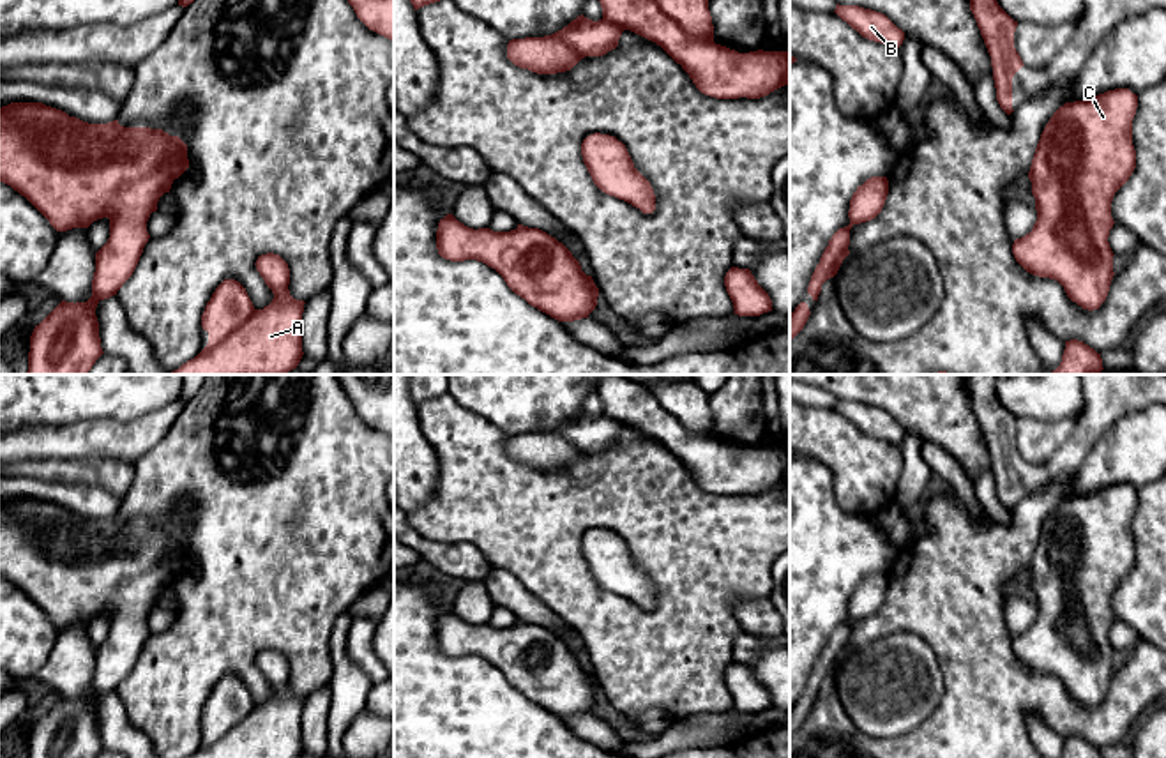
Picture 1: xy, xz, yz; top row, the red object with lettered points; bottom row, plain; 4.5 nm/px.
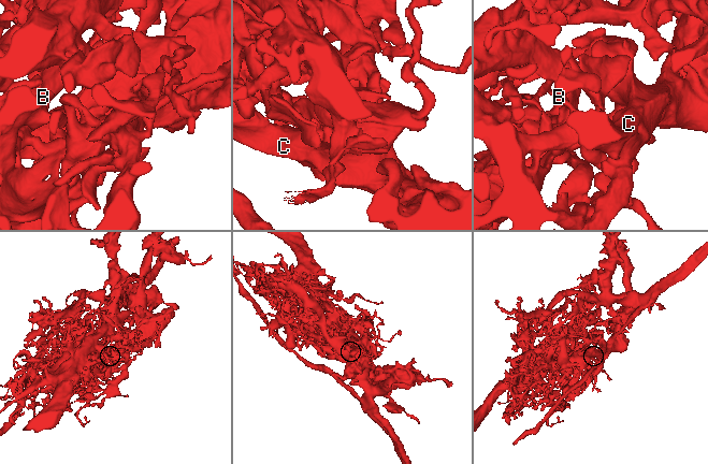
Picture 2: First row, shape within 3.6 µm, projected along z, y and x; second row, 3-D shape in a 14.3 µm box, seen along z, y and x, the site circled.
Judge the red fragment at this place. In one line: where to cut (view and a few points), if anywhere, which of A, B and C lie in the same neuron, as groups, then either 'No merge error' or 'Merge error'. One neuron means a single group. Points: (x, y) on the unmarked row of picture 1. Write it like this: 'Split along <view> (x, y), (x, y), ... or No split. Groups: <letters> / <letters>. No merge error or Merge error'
Split along yz (1036, 598), (1043, 612), (1096, 598), (1113, 619). Groups: A B / C. Merge error

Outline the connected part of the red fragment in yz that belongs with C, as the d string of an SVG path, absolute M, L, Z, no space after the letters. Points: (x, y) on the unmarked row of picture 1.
M1115 484L1053 509L1028 567L1041 613L1053 606L1065 613L1065 597L1097 597L1101 611L1113 617L1113 592L1136 564L1136 504L1136 489Z

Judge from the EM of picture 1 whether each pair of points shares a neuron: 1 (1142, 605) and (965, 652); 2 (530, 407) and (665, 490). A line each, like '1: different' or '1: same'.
1: different
2: different

